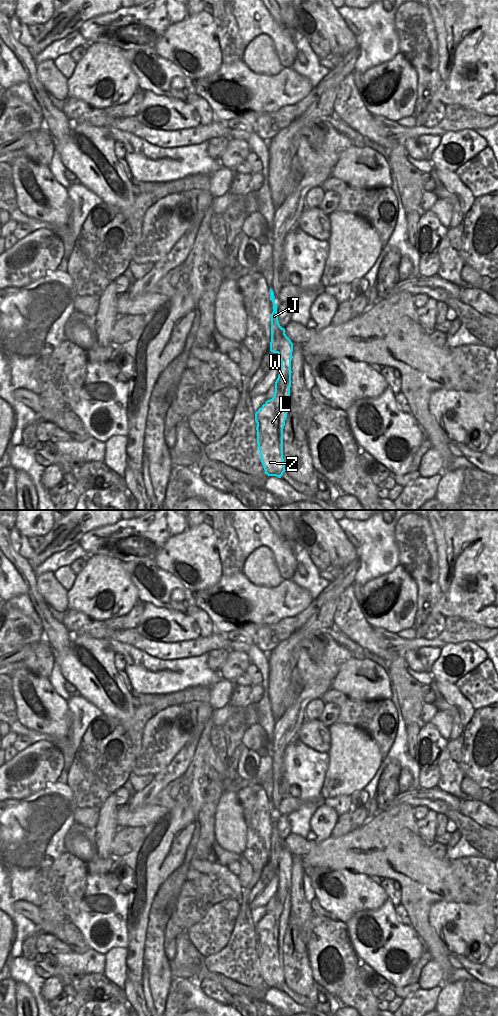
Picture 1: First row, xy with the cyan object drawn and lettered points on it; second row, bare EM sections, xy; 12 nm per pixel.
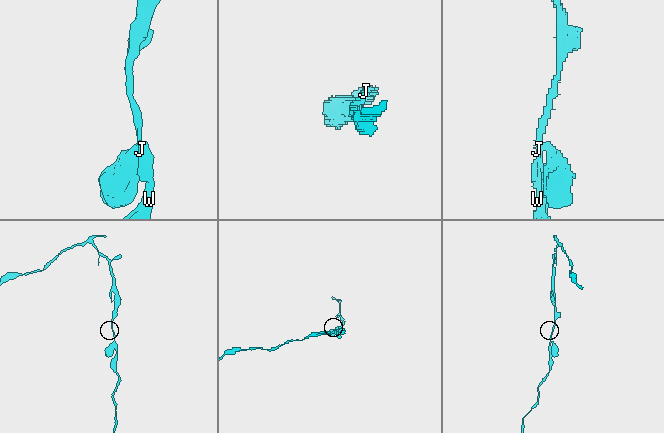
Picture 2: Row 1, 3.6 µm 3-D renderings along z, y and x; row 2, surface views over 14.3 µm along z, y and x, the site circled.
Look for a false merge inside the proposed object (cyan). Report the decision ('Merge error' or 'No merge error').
Merge error.

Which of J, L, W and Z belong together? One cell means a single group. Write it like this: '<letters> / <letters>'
J / L W Z

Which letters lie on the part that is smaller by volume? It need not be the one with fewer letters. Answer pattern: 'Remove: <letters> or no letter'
Remove: L, W, Z

